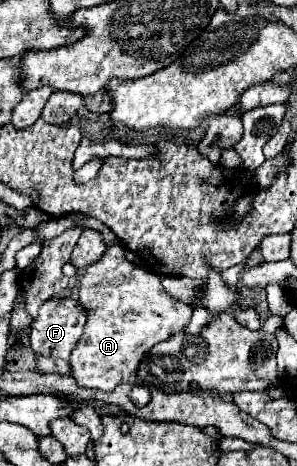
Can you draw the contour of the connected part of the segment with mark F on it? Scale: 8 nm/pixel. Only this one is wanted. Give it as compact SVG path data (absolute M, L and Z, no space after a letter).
M50 297L46 299L40 309L38 315L32 323L32 333L30 333L30 345L32 351L42 355L42 357L54 357L54 359L70 359L72 349L76 347L82 329L86 323L86 311L82 307L82 303L74 297Z

